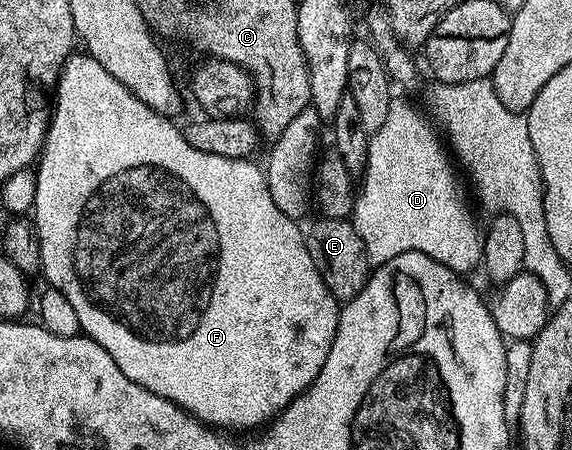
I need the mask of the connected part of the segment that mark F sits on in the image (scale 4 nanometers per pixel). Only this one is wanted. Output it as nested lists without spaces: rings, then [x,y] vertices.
[[[71,54],[67,56],[66,63],[62,65],[58,73],[58,79],[56,81],[58,93],[56,93],[55,96],[53,93],[52,96],[52,111],[48,116],[46,139],[42,141],[40,155],[36,160],[36,171],[34,172],[35,198],[32,207],[32,223],[34,232],[38,236],[41,275],[46,275],[45,283],[49,285],[49,287],[58,288],[68,298],[68,302],[72,302],[72,306],[76,310],[76,318],[80,318],[82,332],[89,336],[90,339],[96,341],[100,346],[104,346],[104,350],[108,350],[108,354],[112,354],[112,362],[116,362],[116,366],[120,366],[120,370],[124,370],[124,374],[128,374],[128,378],[132,382],[144,386],[152,394],[160,394],[164,398],[176,402],[193,416],[198,417],[199,420],[204,420],[207,424],[217,426],[222,430],[234,430],[230,428],[250,428],[253,424],[263,423],[262,425],[265,425],[267,422],[273,420],[299,392],[303,392],[311,381],[316,378],[319,369],[322,368],[324,358],[332,346],[334,335],[338,329],[339,301],[327,293],[324,282],[318,279],[318,271],[306,249],[306,238],[299,221],[289,217],[288,214],[284,214],[284,212],[276,206],[276,203],[272,202],[272,195],[269,194],[268,182],[266,181],[266,173],[261,167],[257,168],[257,166],[253,164],[253,159],[233,160],[230,157],[221,157],[220,154],[205,153],[202,150],[194,149],[185,141],[183,129],[179,127],[179,125],[174,125],[175,121],[171,119],[171,117],[162,116],[156,110],[144,106],[144,102],[140,102],[140,98],[136,98],[136,94],[132,94],[132,90],[128,90],[120,82],[116,82],[116,78],[112,78],[112,74],[108,74],[108,70],[104,70],[104,66],[100,66],[100,62],[96,62],[96,58],[92,58],[89,54],[81,55],[82,56]]]

